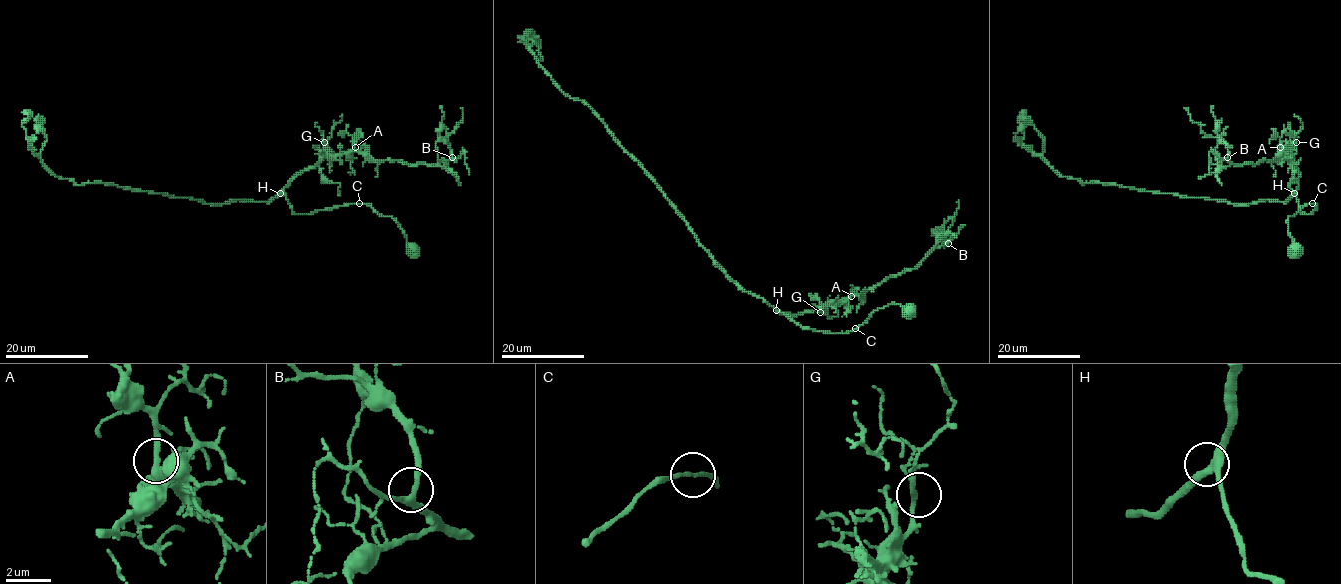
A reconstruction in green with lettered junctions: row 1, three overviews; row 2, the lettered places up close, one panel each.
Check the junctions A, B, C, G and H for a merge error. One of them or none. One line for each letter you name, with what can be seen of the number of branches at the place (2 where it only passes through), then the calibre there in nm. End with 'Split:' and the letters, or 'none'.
Split: none

